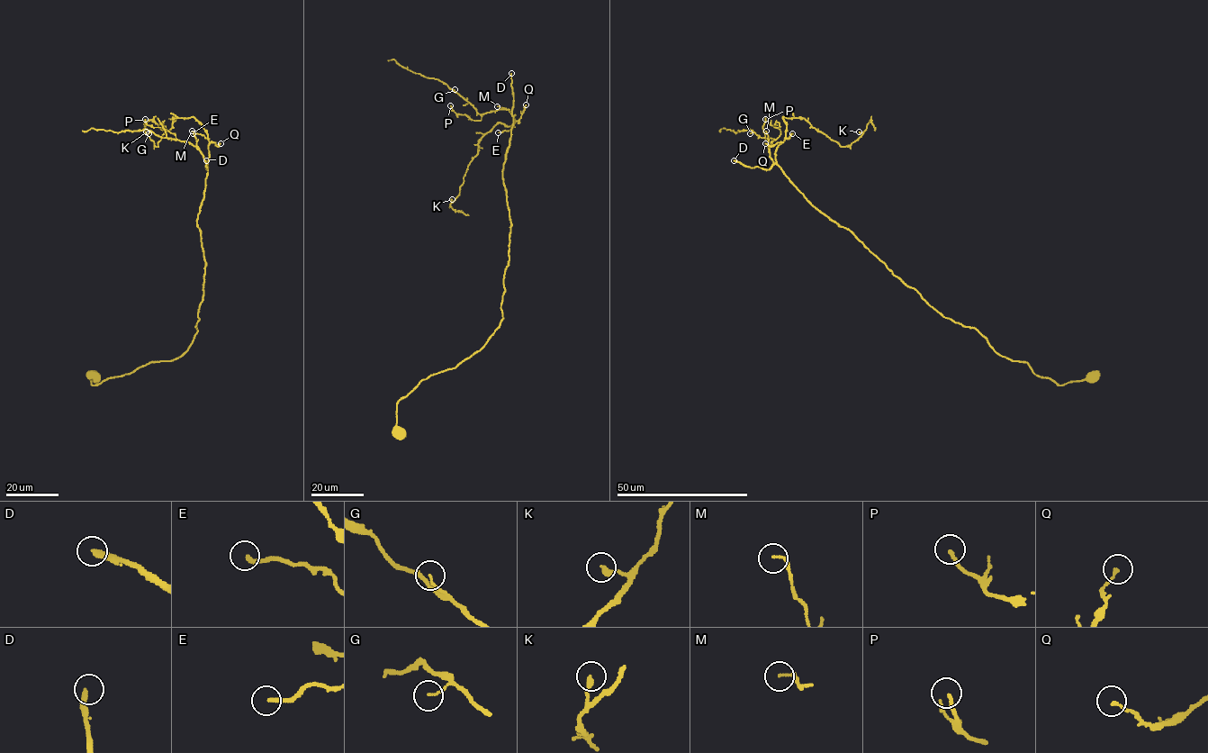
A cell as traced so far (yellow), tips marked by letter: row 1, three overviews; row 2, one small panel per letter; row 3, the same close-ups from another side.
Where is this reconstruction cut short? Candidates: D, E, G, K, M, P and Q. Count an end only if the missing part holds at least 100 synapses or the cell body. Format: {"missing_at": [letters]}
{"missing_at": ["D"]}

